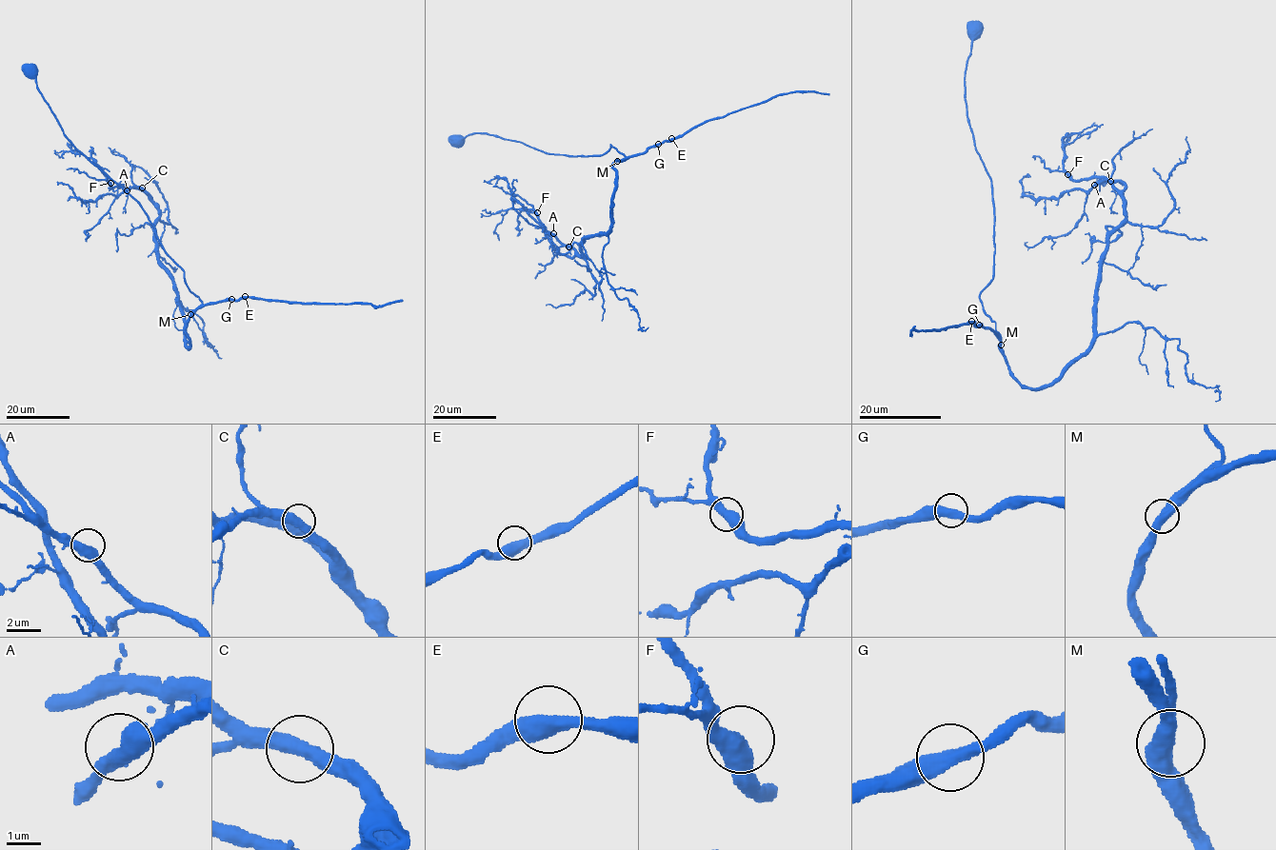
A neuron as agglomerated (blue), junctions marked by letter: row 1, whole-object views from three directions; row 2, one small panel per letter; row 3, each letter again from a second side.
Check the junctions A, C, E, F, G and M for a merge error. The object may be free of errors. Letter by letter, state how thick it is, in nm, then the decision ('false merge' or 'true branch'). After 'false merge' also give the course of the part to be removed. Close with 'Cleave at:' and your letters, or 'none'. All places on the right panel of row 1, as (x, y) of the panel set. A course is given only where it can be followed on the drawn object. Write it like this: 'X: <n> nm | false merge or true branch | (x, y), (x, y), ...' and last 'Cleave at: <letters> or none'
A: 500 nm | true branch
C: 440 nm | true branch
E: 500 nm | true branch
F: 480 nm | true branch
G: 460 nm | true branch
M: 500 nm | true branch
Cleave at: none

